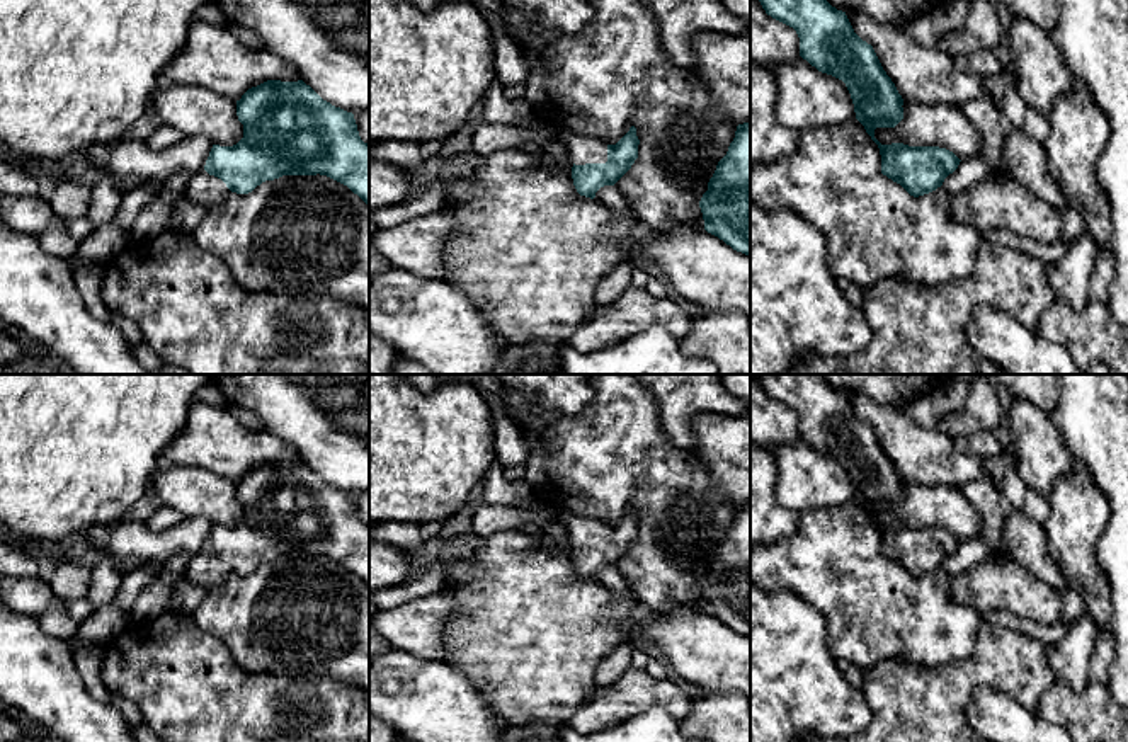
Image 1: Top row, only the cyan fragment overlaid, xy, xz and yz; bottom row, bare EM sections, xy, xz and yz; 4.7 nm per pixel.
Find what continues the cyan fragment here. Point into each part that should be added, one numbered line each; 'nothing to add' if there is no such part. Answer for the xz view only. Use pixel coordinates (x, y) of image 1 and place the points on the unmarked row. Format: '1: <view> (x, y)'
1: xz (582, 531)

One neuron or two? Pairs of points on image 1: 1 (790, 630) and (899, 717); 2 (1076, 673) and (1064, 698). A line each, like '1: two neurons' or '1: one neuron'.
1: two neurons
2: two neurons

